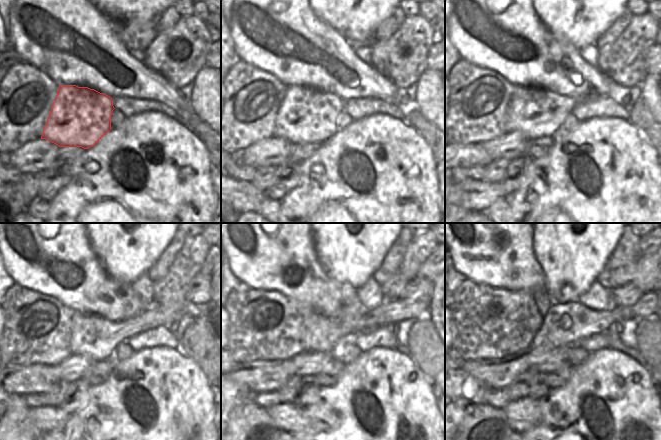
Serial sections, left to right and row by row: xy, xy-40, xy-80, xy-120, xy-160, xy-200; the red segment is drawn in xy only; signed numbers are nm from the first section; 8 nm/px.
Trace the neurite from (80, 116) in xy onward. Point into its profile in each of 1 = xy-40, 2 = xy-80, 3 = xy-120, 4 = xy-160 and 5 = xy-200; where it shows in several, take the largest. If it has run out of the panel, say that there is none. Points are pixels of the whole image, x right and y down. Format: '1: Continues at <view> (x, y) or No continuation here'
1: Continues at xy-40 (306, 115)
2: Continues at xy-80 (536, 113)
3: Continues at xy-120 (96, 337)
4: Continues at xy-160 (323, 335)
5: Continues at xy-200 (646, 306)

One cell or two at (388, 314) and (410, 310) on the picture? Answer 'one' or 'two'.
one

